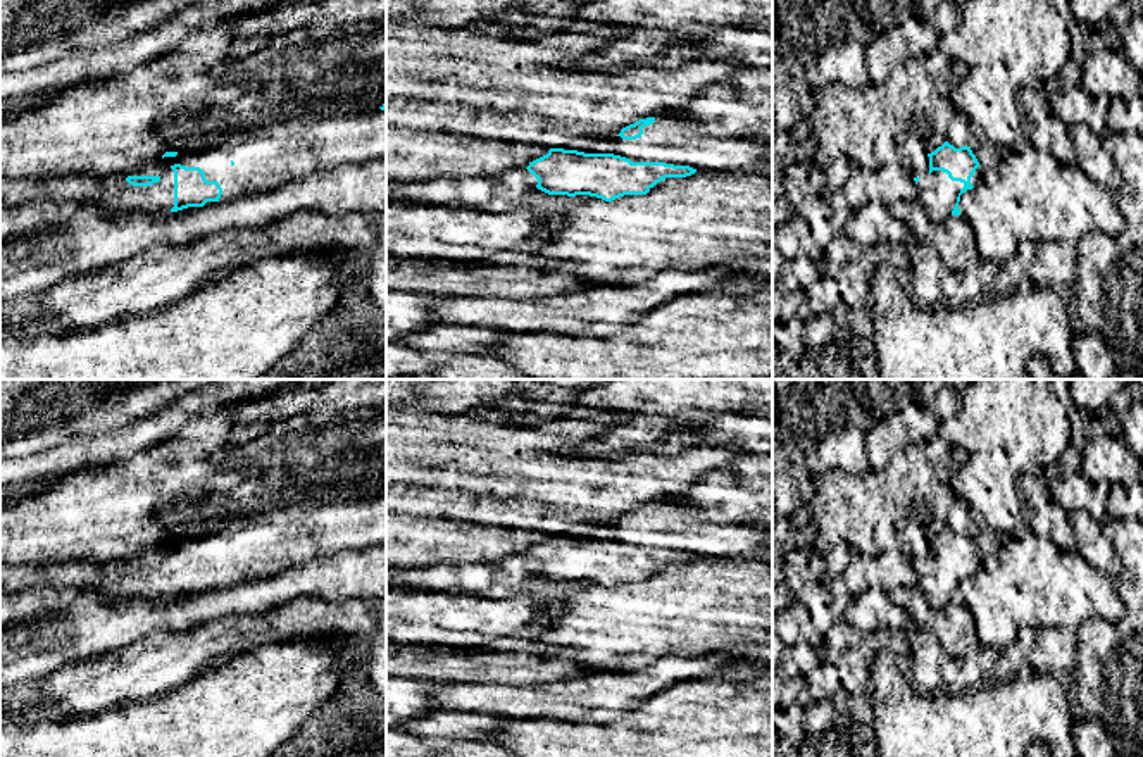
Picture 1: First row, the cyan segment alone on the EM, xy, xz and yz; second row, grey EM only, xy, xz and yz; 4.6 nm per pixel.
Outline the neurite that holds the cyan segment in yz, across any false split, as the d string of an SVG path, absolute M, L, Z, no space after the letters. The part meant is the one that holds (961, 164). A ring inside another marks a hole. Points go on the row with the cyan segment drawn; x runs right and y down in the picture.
M905 124L898 126L896 138L900 147L898 162L912 172L917 185L917 200L926 207L928 216L934 222L945 221L950 216L960 216L960 195L972 190L983 176L971 147L955 148L945 141L934 152L928 153L919 136L914 135Z

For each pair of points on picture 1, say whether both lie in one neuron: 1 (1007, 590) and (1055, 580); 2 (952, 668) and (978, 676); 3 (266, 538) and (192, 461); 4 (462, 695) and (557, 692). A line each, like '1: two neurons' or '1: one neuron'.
1: one neuron
2: one neuron
3: two neurons
4: one neuron

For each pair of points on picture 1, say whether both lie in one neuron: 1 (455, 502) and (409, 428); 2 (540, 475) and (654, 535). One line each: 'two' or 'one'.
1: two
2: two

